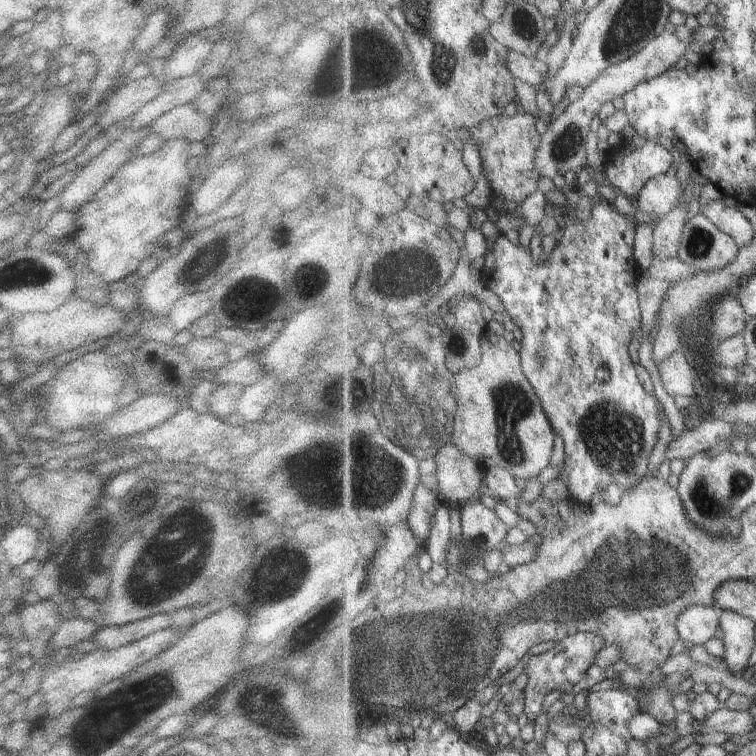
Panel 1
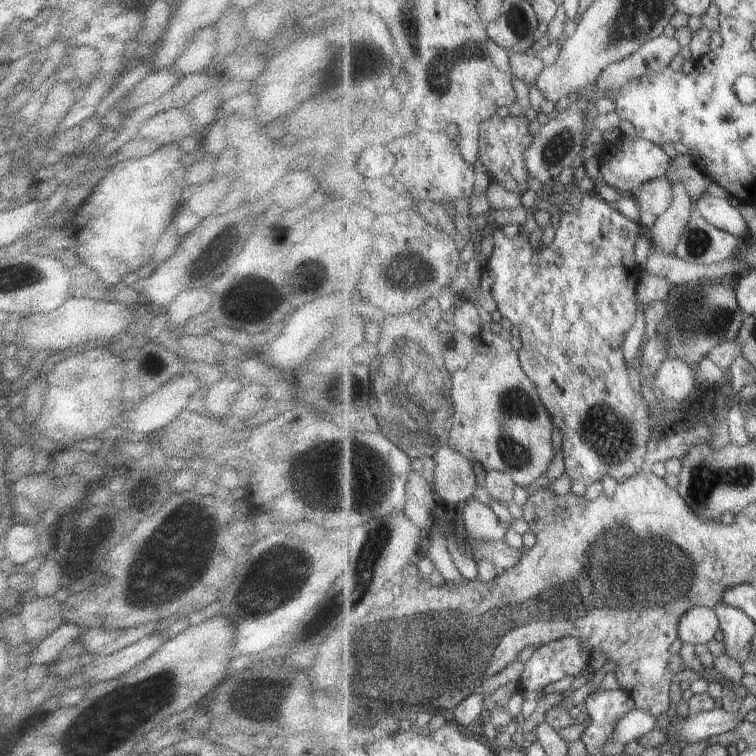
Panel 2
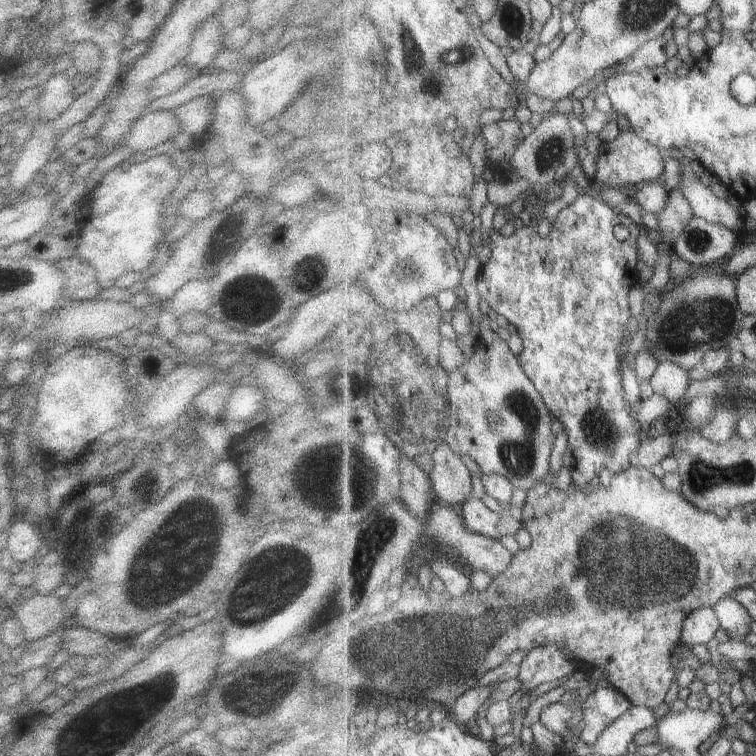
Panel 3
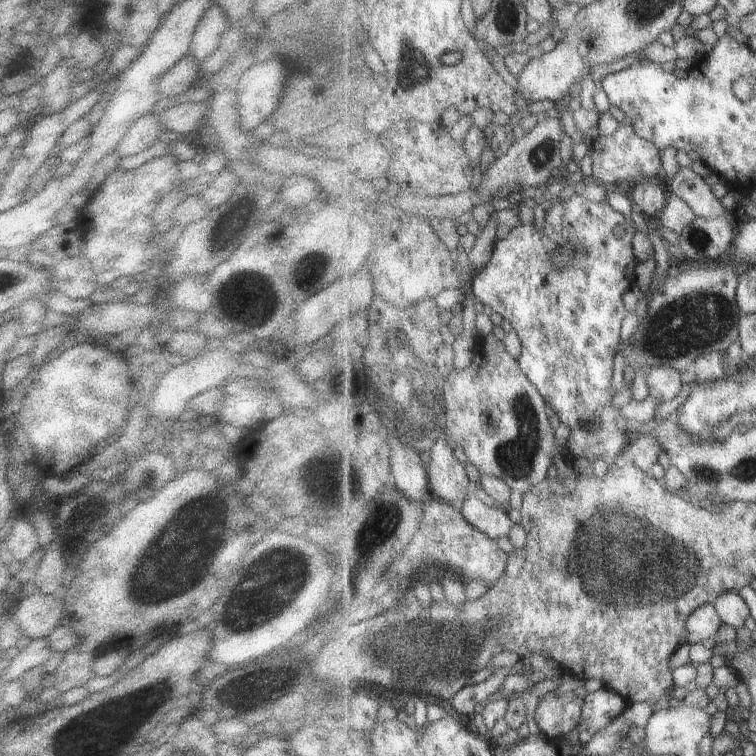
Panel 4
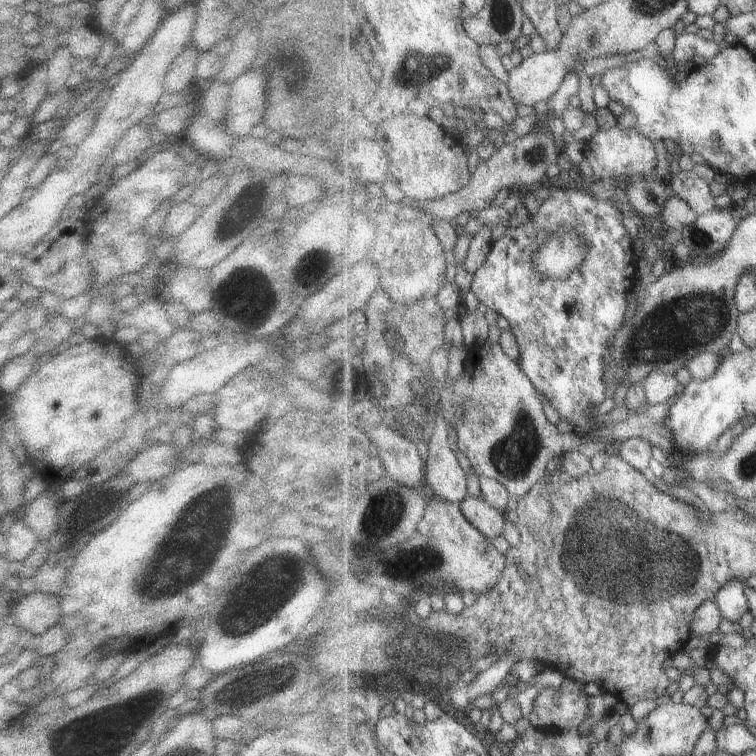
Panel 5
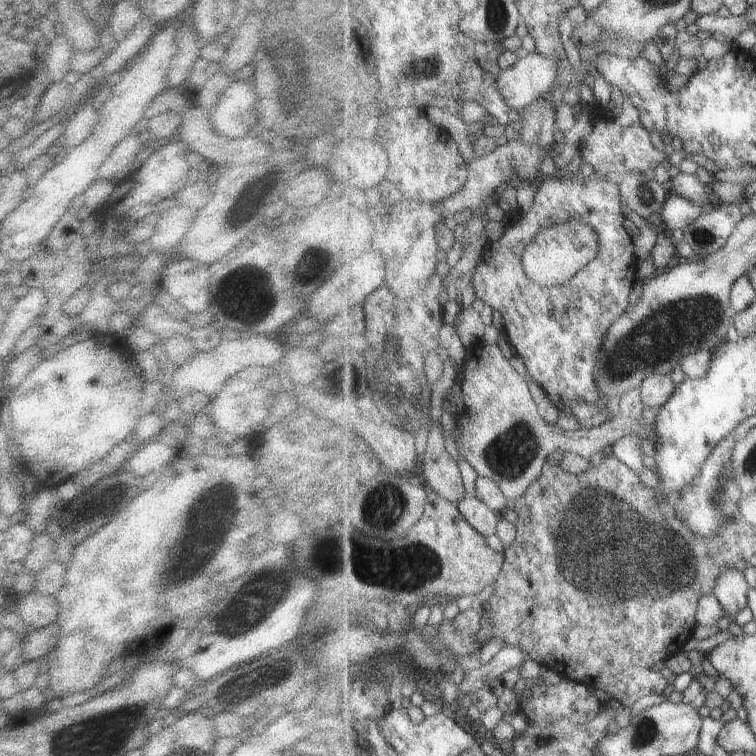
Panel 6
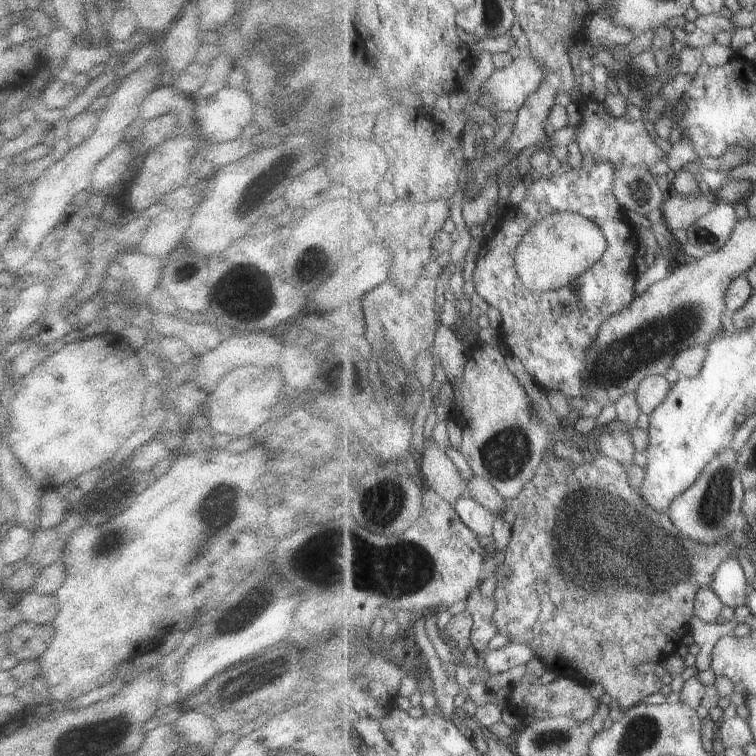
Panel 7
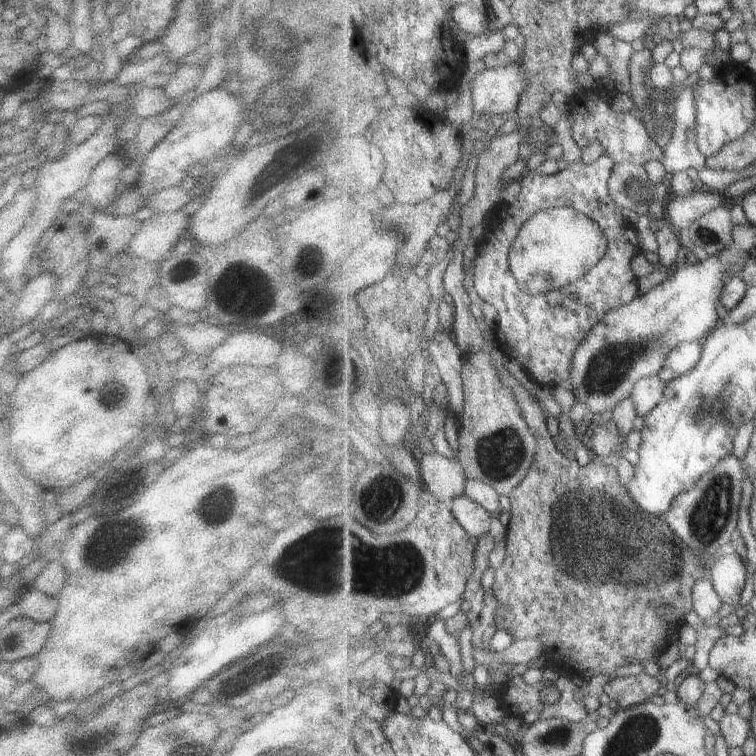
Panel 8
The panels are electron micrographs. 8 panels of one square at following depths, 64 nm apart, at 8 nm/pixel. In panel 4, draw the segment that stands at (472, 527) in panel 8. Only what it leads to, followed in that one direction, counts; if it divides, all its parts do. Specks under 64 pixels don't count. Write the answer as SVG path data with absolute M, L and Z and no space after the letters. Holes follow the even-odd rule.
M470 494L462 503L462 512L474 528L495 541L500 537L507 537L513 528L513 522L507 514L507 509L487 506L474 494Z

